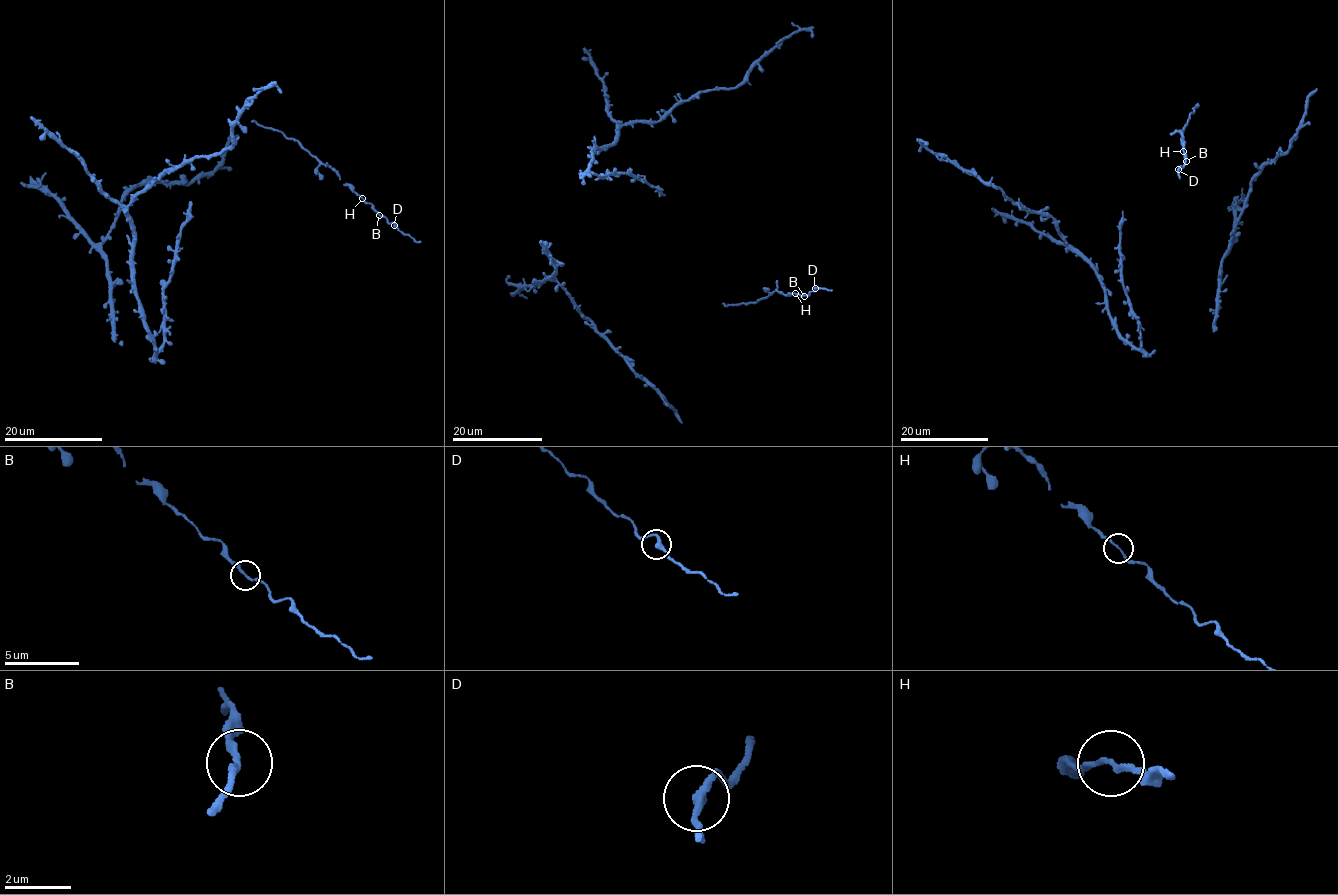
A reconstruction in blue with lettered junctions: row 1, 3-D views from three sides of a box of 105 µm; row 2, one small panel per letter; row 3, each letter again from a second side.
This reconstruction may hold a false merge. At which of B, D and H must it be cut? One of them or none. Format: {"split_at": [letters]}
{"split_at": []}

